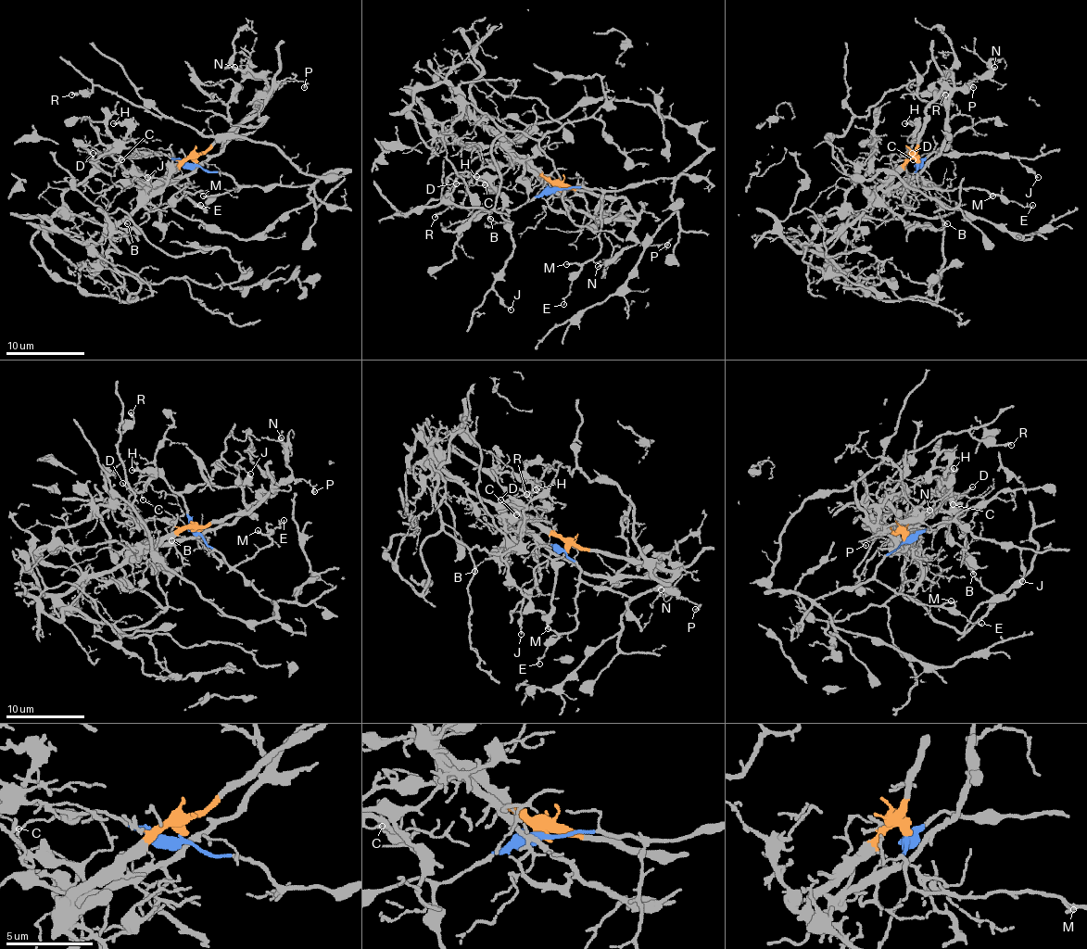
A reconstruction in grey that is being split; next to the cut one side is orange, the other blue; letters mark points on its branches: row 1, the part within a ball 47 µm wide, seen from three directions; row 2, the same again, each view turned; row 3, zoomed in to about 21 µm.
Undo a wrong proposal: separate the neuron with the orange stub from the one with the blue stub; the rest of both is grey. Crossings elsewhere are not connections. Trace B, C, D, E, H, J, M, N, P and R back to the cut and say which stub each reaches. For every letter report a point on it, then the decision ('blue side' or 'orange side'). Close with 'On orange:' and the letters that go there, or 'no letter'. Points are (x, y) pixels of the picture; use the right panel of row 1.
B: place (947, 223); orange side
C: place (913, 159); orange side
D: place (912, 153); orange side
E: place (1032, 205); blue side
H: place (904, 123); orange side
J: place (1038, 177); blue side
M: place (992, 196); blue side
N: place (994, 67); orange side
P: place (973, 87); orange side
R: place (945, 94); blue side
On orange: B, C, D, H, N, P

